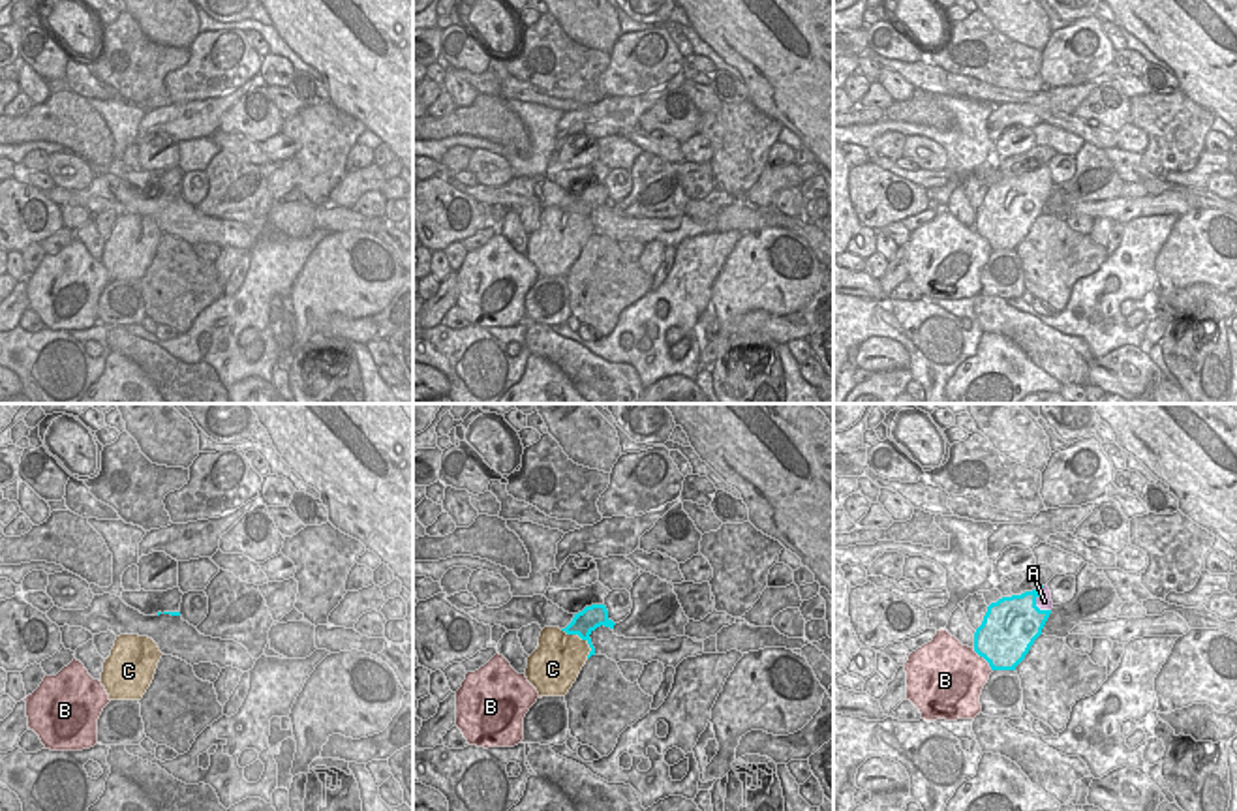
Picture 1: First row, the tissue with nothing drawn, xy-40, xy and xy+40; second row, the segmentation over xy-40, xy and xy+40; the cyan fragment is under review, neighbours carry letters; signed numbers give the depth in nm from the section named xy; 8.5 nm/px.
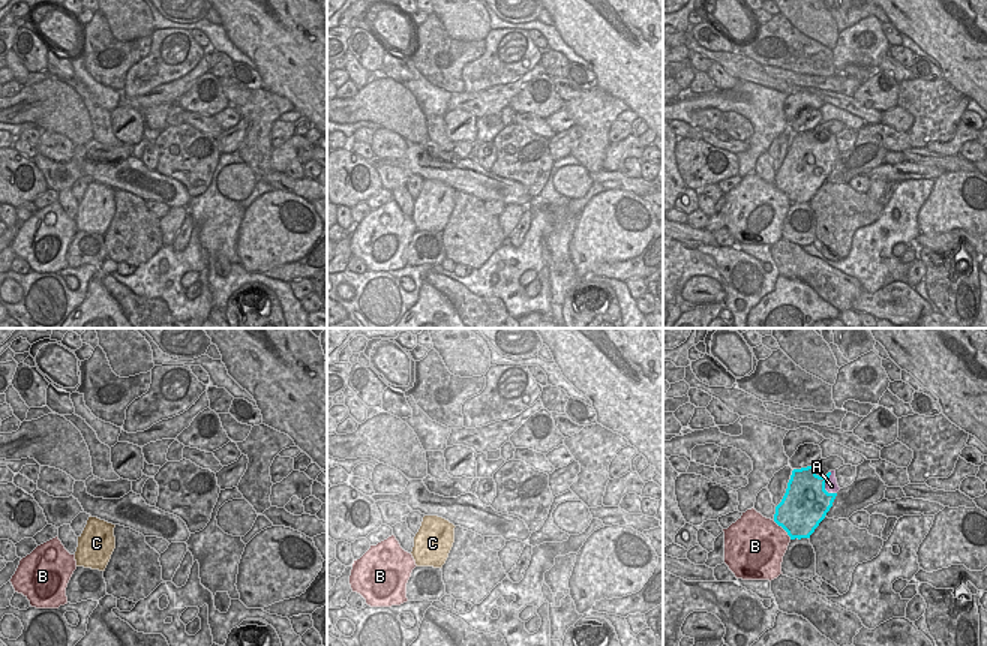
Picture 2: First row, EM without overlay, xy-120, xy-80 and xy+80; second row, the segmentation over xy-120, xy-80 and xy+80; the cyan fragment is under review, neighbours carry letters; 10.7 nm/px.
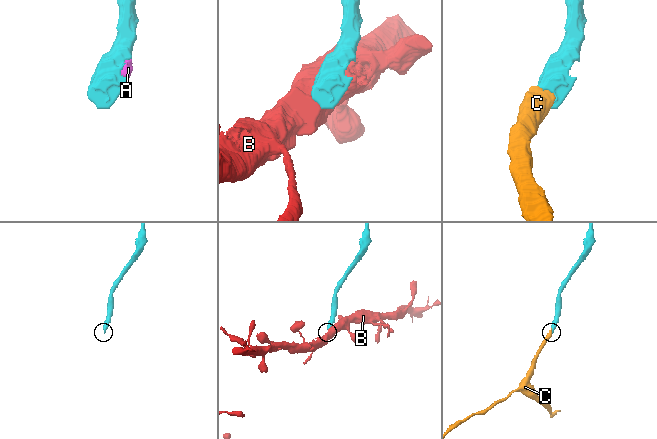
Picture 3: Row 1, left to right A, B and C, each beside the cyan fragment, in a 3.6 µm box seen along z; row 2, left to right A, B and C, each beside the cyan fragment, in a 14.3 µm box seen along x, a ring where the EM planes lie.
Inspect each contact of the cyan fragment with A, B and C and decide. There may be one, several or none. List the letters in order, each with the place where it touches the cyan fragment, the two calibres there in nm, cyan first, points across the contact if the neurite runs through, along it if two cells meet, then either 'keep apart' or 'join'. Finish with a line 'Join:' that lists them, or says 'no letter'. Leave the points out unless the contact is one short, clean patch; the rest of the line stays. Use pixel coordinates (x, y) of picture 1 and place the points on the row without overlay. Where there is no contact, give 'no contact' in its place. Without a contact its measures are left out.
A: meets cyan in xy+40 at (1035, 183); 460 nm thick on the cyan side, 130 nm on the other; border along xy+40 (1044, 166), (1037, 184), (1050, 190); keep apart
B: meets cyan in xy+40 at (984, 237); 480 nm thick on the cyan side, 460 nm on the other; keep apart
C: meets cyan in xy at (580, 216); 200 nm thick on the cyan side, 420 nm on the other; runs through xy (590, 198), (580, 207), (580, 216), (560, 237); join
Join: C

